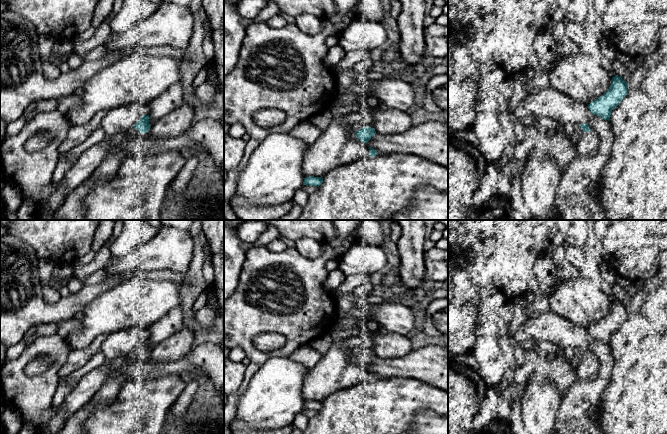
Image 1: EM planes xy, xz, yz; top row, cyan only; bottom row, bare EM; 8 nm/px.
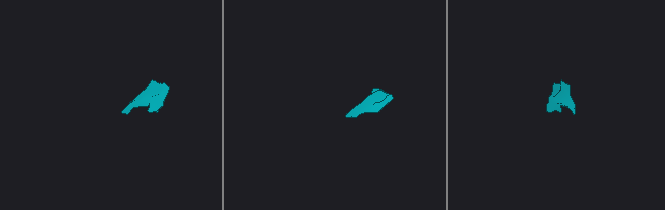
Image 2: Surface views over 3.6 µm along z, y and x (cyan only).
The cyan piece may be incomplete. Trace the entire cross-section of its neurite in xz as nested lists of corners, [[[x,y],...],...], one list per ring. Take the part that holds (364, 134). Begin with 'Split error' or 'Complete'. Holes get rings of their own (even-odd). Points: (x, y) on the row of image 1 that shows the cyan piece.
Split error. [[[362,123],[352,124],[352,129],[356,132],[356,137],[365,144],[376,134],[374,128],[365,127]]]

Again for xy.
Split error. [[[144,115],[133,127],[127,130],[127,133],[131,138],[134,138],[140,133],[147,133],[150,128],[149,115]]]

